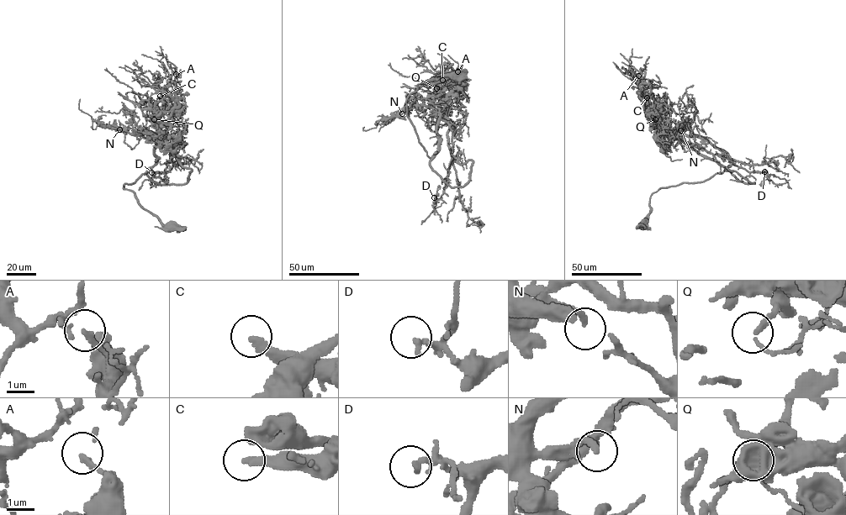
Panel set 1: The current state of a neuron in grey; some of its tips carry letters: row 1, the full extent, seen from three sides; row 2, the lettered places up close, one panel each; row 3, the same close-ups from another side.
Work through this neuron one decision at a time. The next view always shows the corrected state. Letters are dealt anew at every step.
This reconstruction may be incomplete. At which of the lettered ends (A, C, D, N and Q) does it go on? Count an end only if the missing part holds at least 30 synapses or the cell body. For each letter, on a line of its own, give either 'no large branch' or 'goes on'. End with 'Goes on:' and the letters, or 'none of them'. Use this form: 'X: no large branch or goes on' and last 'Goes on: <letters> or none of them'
A: no large branch
C: goes on
D: no large branch
N: no large branch
Q: no large branch
Goes on: C

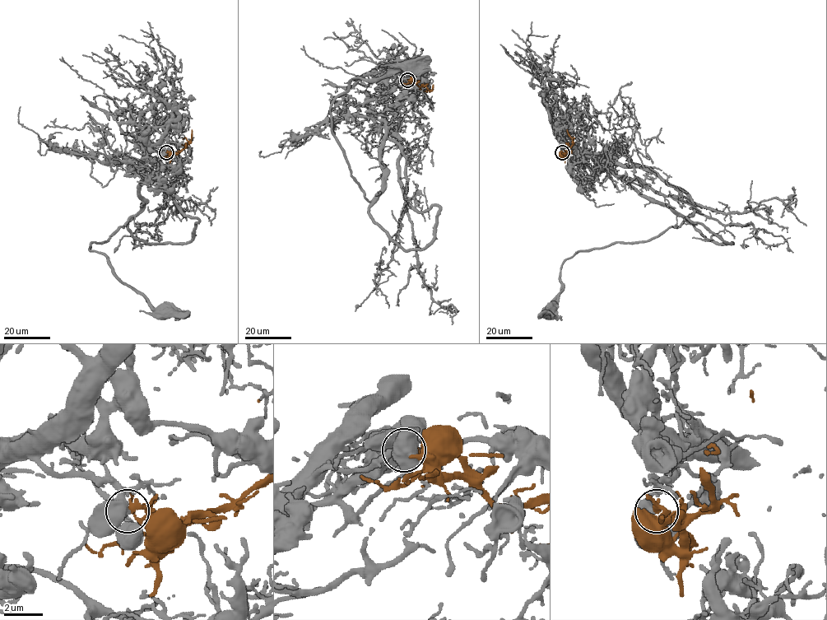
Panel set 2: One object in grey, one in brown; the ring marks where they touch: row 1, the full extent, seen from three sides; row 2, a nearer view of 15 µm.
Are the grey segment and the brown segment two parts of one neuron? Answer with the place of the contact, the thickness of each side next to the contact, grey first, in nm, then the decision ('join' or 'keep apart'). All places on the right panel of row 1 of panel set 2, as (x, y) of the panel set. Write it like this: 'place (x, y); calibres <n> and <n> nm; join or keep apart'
place (562, 152); calibres 480 and 240 nm; join

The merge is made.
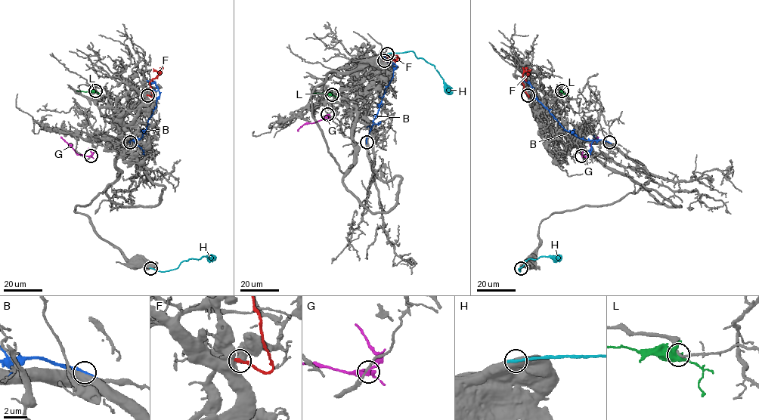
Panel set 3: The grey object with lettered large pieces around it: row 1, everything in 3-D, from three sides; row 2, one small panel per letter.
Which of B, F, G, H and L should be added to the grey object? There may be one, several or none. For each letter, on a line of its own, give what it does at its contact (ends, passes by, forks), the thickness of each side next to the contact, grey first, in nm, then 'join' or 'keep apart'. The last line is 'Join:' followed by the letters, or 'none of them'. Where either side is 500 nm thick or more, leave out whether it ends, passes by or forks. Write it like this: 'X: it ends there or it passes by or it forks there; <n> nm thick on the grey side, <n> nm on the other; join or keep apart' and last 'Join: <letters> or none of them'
B: 750 nm thick on the grey side, 320 nm on the other; keep apart
F: 550 nm thick on the grey side, 320 nm on the other; join
G: it passes by; 200 nm thick on the grey side, 240 nm on the other; keep apart
H: 800 nm thick on the grey side, 260 nm on the other; keep apart
L: it forks there; 180 nm thick on the grey side, 460 nm on the other; keep apart
Join: F

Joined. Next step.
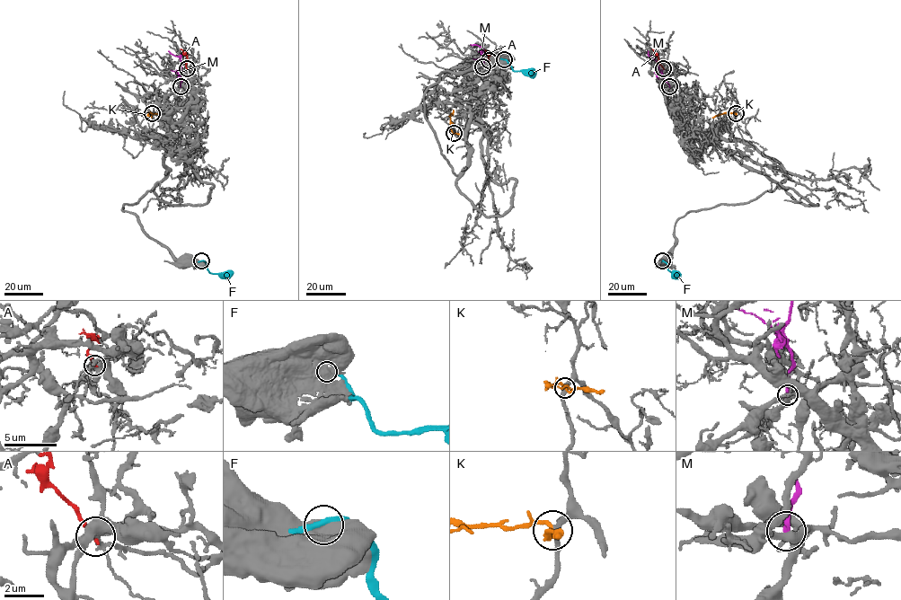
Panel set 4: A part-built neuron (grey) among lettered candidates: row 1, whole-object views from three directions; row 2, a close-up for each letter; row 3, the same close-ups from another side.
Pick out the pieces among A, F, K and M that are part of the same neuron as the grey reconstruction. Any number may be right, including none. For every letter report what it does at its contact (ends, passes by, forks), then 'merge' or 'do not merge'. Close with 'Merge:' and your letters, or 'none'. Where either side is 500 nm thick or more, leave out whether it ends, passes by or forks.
A: it ends; do not merge
F: do not merge
K: it passes by; merge
M: it ends; do not merge
Merge: K

